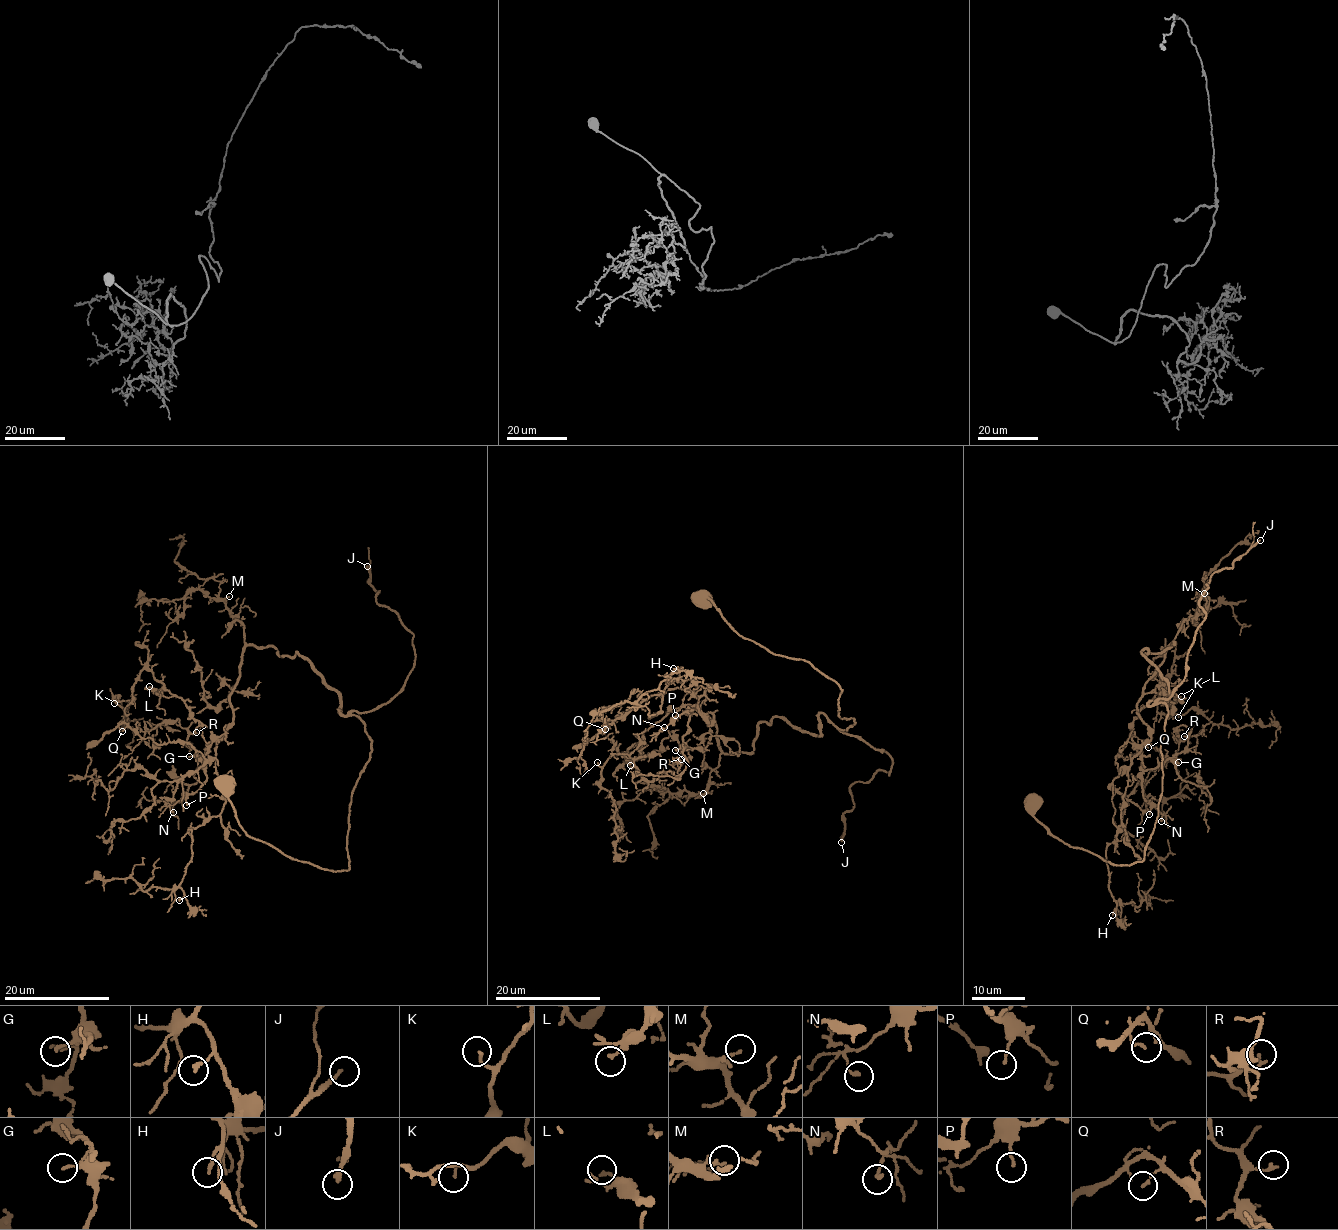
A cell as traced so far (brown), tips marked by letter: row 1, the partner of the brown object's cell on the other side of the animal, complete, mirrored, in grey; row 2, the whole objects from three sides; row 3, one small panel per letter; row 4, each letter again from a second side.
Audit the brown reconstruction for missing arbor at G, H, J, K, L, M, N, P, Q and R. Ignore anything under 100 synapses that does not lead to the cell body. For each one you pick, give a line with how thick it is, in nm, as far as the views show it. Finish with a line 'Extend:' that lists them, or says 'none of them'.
J: 190 nm thick
Extend: J

